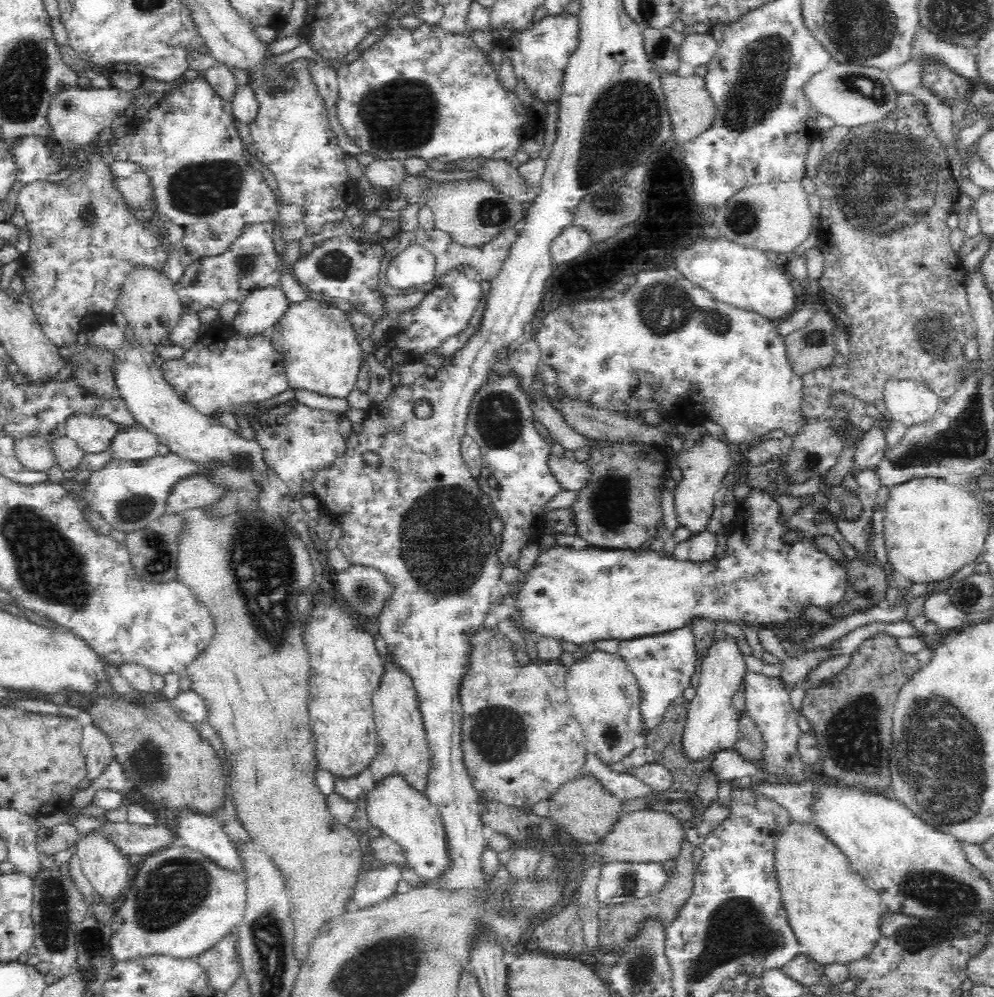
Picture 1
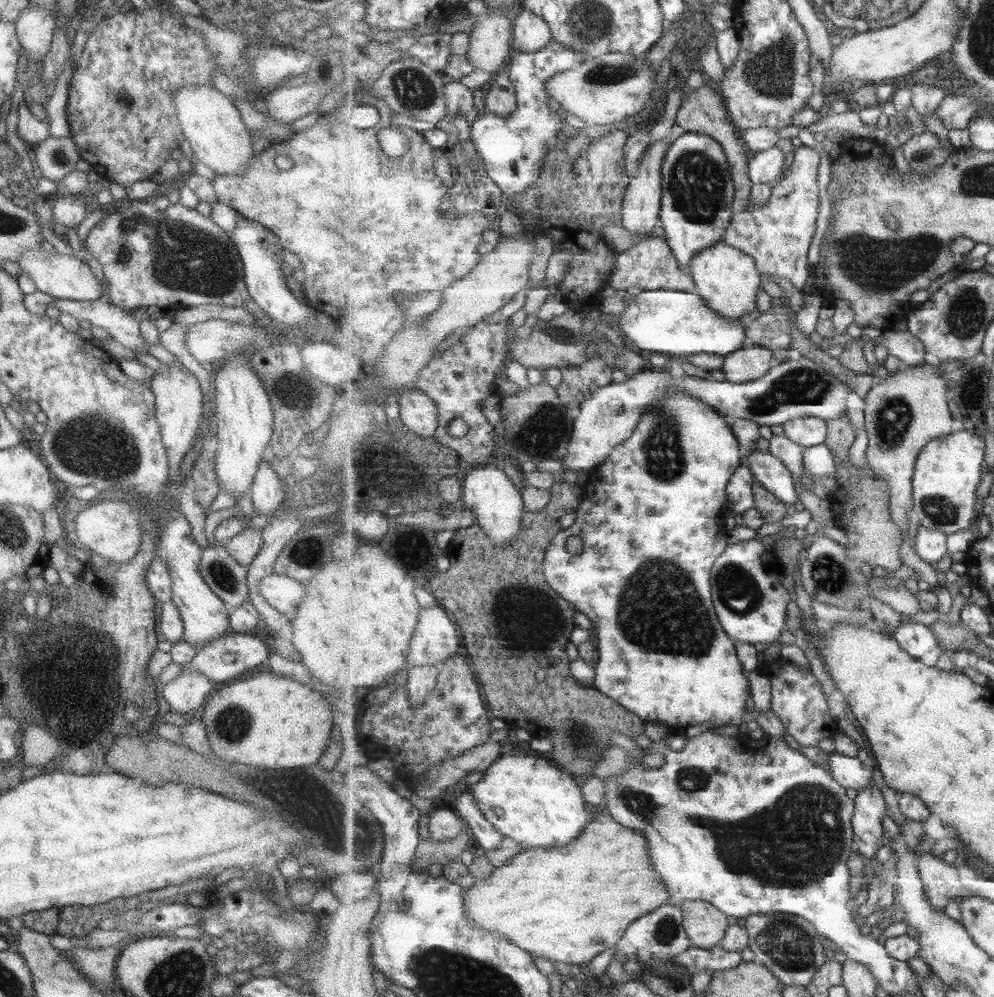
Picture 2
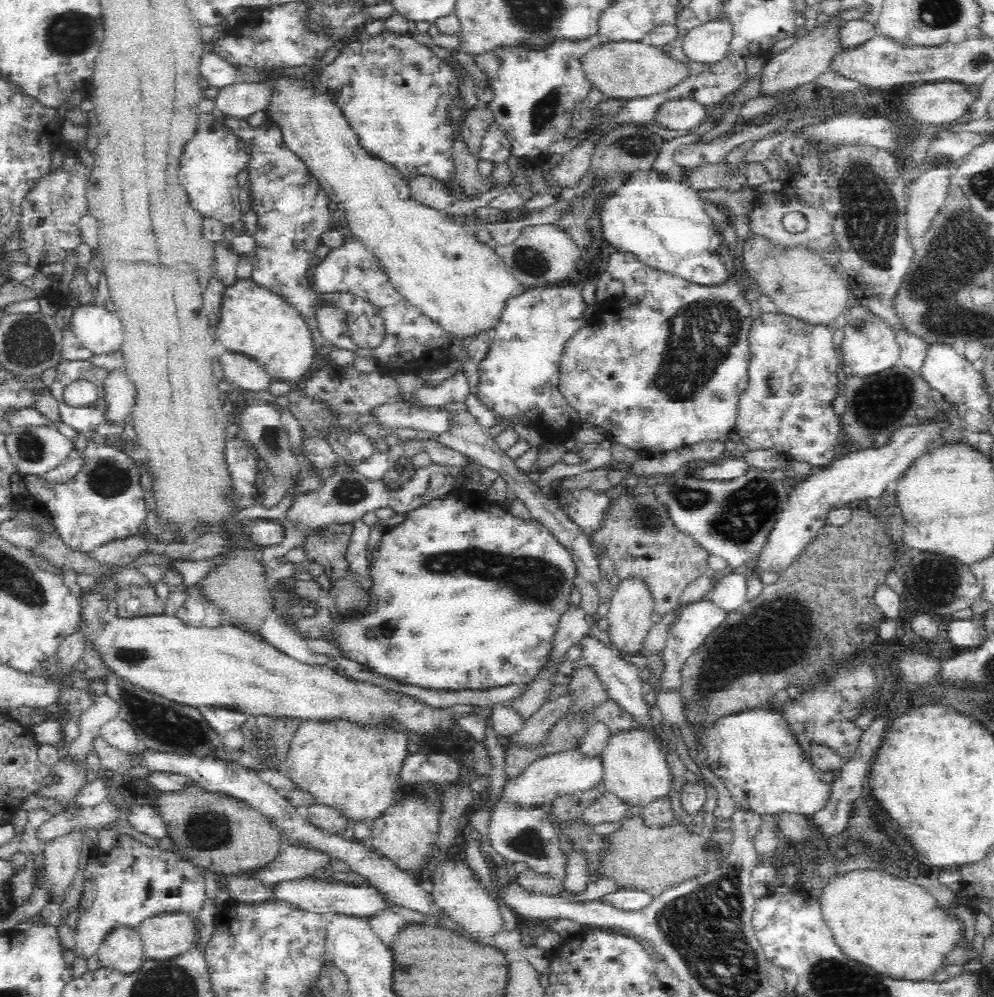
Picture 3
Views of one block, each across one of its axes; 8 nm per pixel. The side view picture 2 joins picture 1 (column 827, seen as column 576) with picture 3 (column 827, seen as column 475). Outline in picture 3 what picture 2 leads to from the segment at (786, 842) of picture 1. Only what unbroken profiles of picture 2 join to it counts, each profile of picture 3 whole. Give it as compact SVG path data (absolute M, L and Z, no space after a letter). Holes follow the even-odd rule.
M846 866L822 886L819 901L826 924L840 948L850 958L860 962L864 960L864 964L876 972L884 972L888 968L888 978L894 980L932 981L938 968L951 970L950 965L946 965L946 956L950 956L964 942L963 925L953 911L938 903L926 888L911 883L910 878L894 878L878 870L854 870Z

